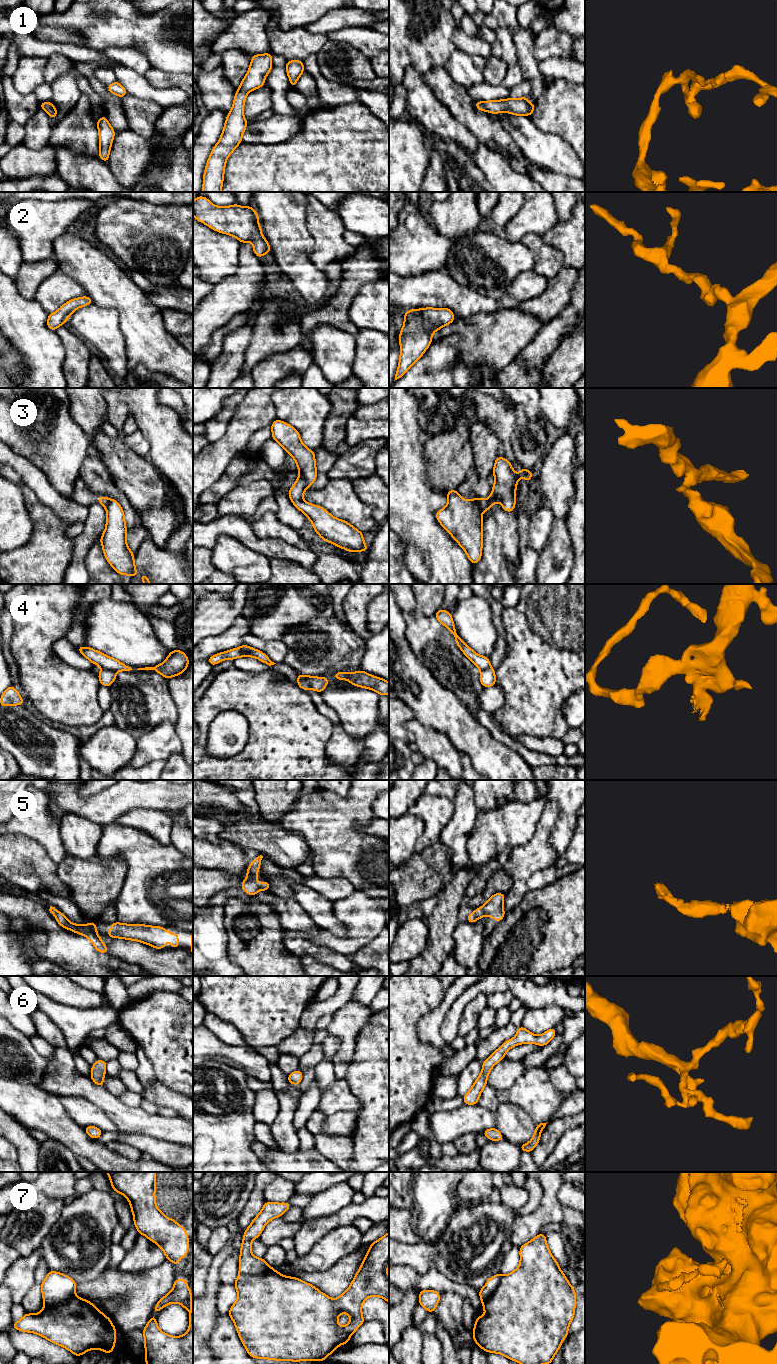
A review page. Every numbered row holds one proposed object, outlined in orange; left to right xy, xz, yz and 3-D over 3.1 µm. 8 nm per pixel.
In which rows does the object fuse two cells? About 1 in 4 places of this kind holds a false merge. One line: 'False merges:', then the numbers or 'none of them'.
False merges: 3, 4, 7

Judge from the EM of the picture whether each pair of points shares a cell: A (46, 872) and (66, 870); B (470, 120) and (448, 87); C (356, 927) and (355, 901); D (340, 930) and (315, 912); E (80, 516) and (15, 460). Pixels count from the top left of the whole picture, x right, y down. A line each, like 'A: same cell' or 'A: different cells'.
A: different cells
B: same cell
C: same cell
D: same cell
E: same cell

